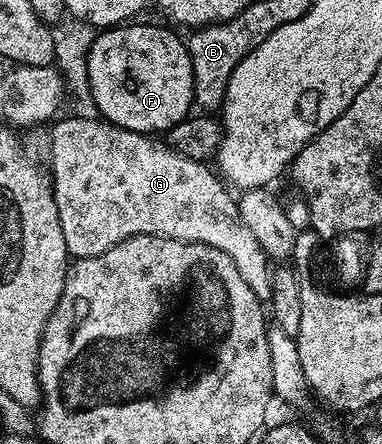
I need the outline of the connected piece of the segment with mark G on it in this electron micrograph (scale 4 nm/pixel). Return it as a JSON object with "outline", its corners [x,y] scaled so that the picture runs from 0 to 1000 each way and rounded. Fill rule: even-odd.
{"outline":[[[262,264],[241,266],[152,266],[126,288],[123,385],[139,405],[139,441],[154,471],[154,507],[165,507],[165,543],[175,543],[183,577],[194,586],[249,579],[259,570],[280,570],[280,561],[356,529],[414,529],[492,547],[552,552],[594,570],[594,579],[615,588],[626,624],[636,624],[636,633],[657,642],[675,673],[702,678],[715,631],[707,579],[688,552],[678,552],[678,543],[668,538],[668,525],[657,525],[647,505],[631,498],[620,448],[597,439],[602,432],[573,401],[571,387],[547,367],[524,367],[469,345],[442,329],[440,320],[408,322],[408,311],[277,277]]]}

